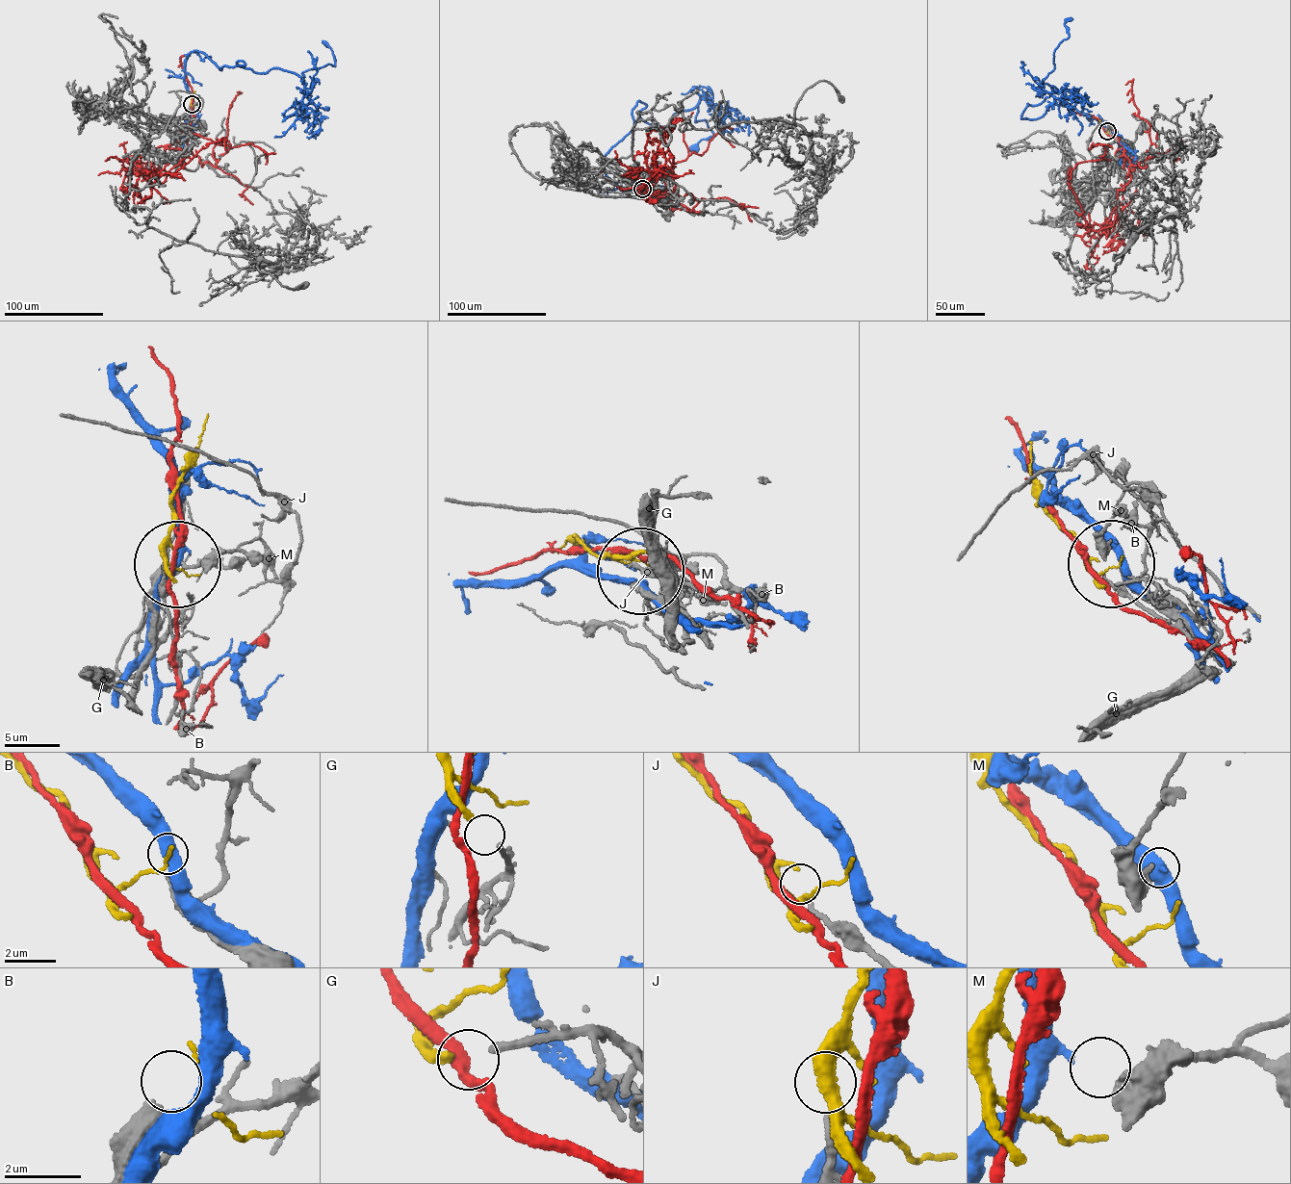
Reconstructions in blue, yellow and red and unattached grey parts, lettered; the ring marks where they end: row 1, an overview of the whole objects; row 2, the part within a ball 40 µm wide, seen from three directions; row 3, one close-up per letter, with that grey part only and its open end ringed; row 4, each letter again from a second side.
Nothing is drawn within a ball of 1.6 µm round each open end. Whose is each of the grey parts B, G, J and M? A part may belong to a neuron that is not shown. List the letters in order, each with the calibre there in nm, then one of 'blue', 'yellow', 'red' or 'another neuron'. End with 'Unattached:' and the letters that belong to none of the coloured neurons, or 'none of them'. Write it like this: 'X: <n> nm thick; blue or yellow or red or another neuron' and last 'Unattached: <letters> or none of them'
B: 480 nm thick; another neuron
G: 190 nm thick; yellow
J: 170 nm thick; another neuron
M: 280 nm thick; blue
Unattached: B, J

